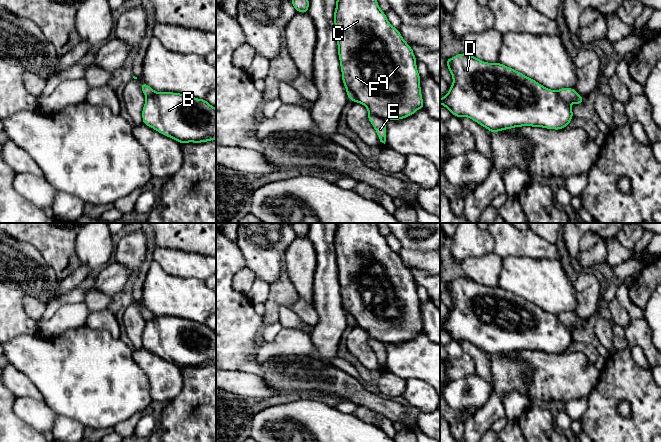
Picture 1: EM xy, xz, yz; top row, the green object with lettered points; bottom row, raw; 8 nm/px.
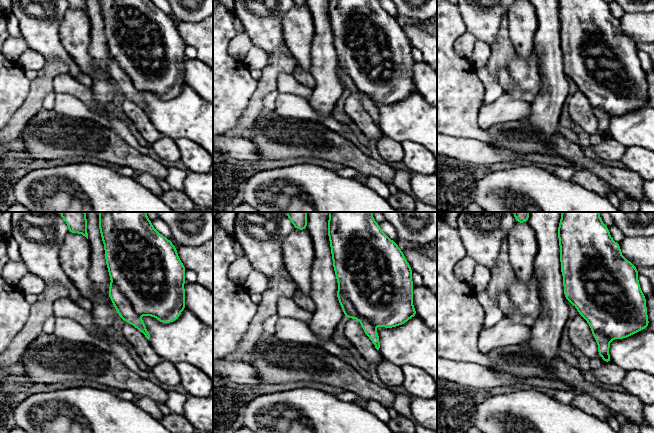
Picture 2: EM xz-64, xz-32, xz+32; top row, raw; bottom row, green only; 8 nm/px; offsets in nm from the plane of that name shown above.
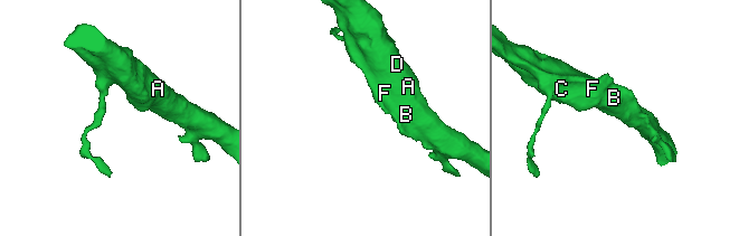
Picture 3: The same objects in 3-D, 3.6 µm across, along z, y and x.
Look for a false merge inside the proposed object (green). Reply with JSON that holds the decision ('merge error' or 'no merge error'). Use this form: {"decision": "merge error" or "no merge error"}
{"decision": "merge error"}

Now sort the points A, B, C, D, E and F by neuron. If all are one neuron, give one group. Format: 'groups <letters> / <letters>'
groups A B C D F / E

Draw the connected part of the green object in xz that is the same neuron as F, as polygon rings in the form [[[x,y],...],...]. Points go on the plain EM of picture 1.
[[[337,223],[334,235],[338,280],[342,306],[353,315],[359,327],[369,336],[383,344],[400,344],[413,339],[418,333],[425,333],[420,311],[420,300],[416,291],[417,283],[410,269],[405,266],[399,253],[387,244],[377,223]]]

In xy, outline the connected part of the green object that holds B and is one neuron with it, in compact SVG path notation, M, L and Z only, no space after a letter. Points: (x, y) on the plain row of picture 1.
M156 316L142 333L143 348L180 368L216 363L216 333L205 323Z

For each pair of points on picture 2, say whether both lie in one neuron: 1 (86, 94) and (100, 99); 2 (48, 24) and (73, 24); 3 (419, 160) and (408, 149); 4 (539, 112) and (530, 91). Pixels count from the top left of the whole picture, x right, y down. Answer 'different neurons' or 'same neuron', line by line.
1: different neurons
2: different neurons
3: same neuron
4: different neurons

